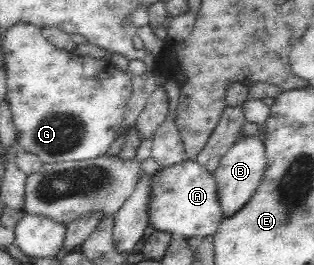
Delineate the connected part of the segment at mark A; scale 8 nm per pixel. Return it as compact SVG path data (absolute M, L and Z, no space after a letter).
M186 160L164 167L154 172L156 184L153 201L150 203L150 223L156 230L180 233L184 237L213 236L222 220L222 204L218 192L216 177L213 172L200 165L198 161Z

